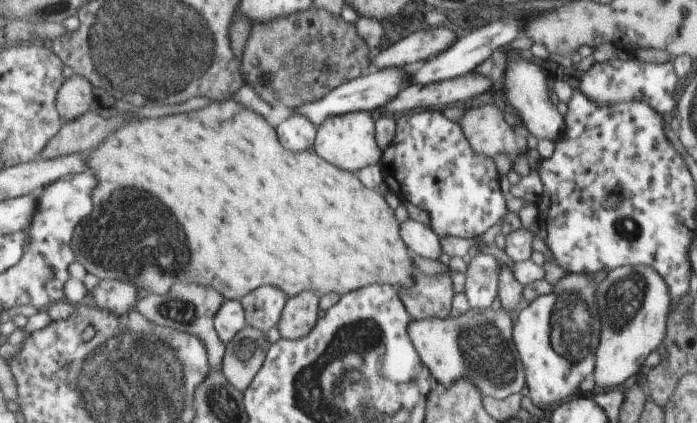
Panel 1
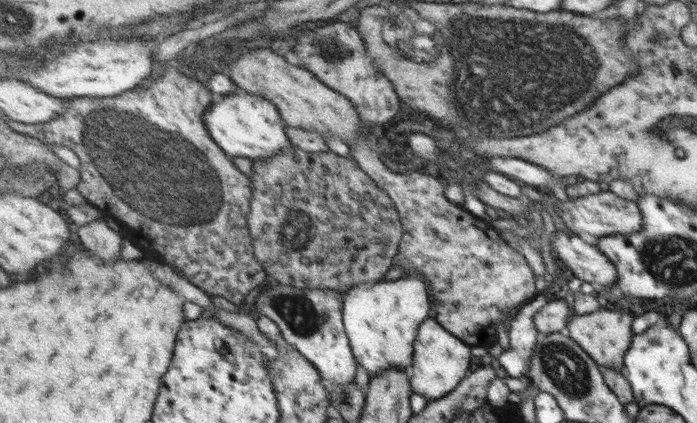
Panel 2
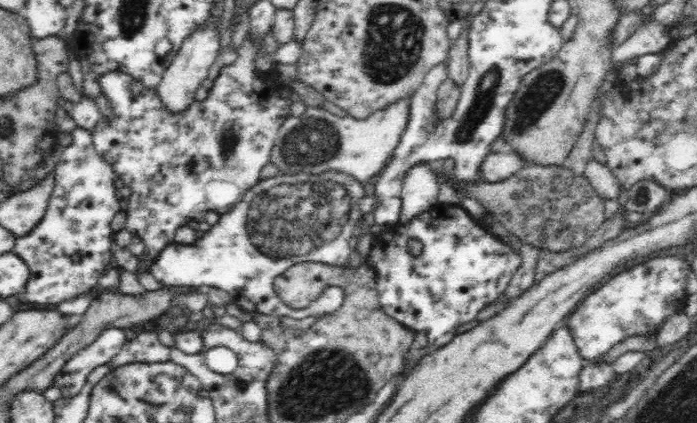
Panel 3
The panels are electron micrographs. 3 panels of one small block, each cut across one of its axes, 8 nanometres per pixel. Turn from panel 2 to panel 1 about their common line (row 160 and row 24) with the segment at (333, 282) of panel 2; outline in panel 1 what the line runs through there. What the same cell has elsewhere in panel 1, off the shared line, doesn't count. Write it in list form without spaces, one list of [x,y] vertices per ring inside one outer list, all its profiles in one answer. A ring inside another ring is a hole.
[[[311,7],[310,9],[301,11],[299,13],[290,14],[289,17],[279,17],[275,21],[269,21],[268,23],[255,24],[251,28],[251,33],[245,43],[241,57],[241,71],[245,77],[246,84],[252,86],[270,105],[281,106],[283,103],[286,107],[297,110],[305,106],[307,103],[321,102],[322,98],[325,98],[333,89],[336,89],[339,85],[343,85],[346,82],[351,82],[353,79],[359,78],[361,75],[369,74],[373,69],[370,66],[370,56],[377,54],[377,51],[371,50],[367,43],[356,33],[356,26],[354,23],[347,23],[339,17],[339,15],[330,14],[325,9],[316,9]]]

